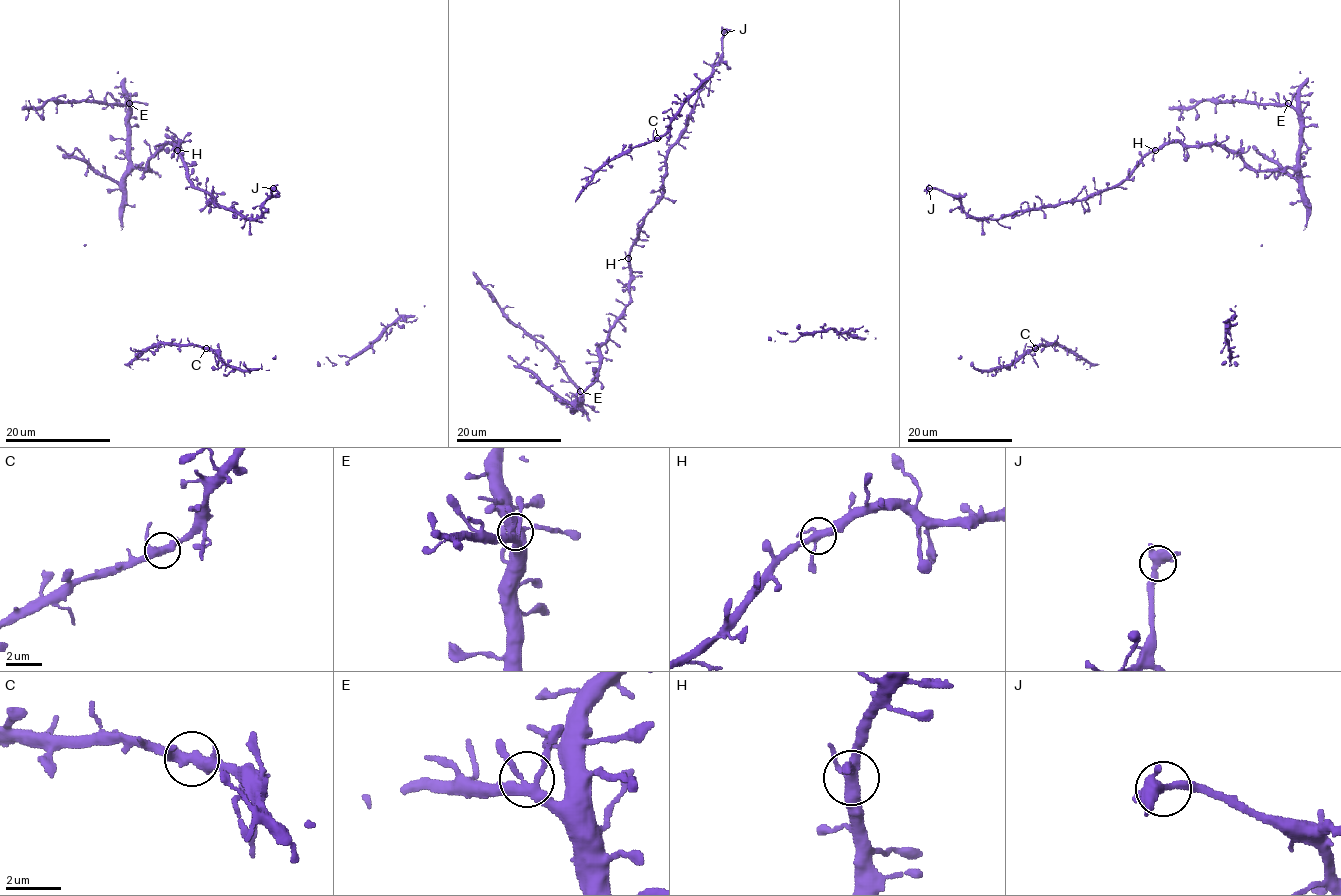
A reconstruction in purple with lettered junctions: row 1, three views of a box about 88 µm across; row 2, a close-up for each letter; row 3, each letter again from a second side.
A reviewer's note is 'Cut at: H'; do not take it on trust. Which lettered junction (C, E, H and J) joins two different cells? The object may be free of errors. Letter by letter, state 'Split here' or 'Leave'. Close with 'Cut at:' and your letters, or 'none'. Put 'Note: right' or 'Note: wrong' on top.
Note: wrong
C: Leave
E: Leave
H: Leave
J: Leave
Cut at: none

